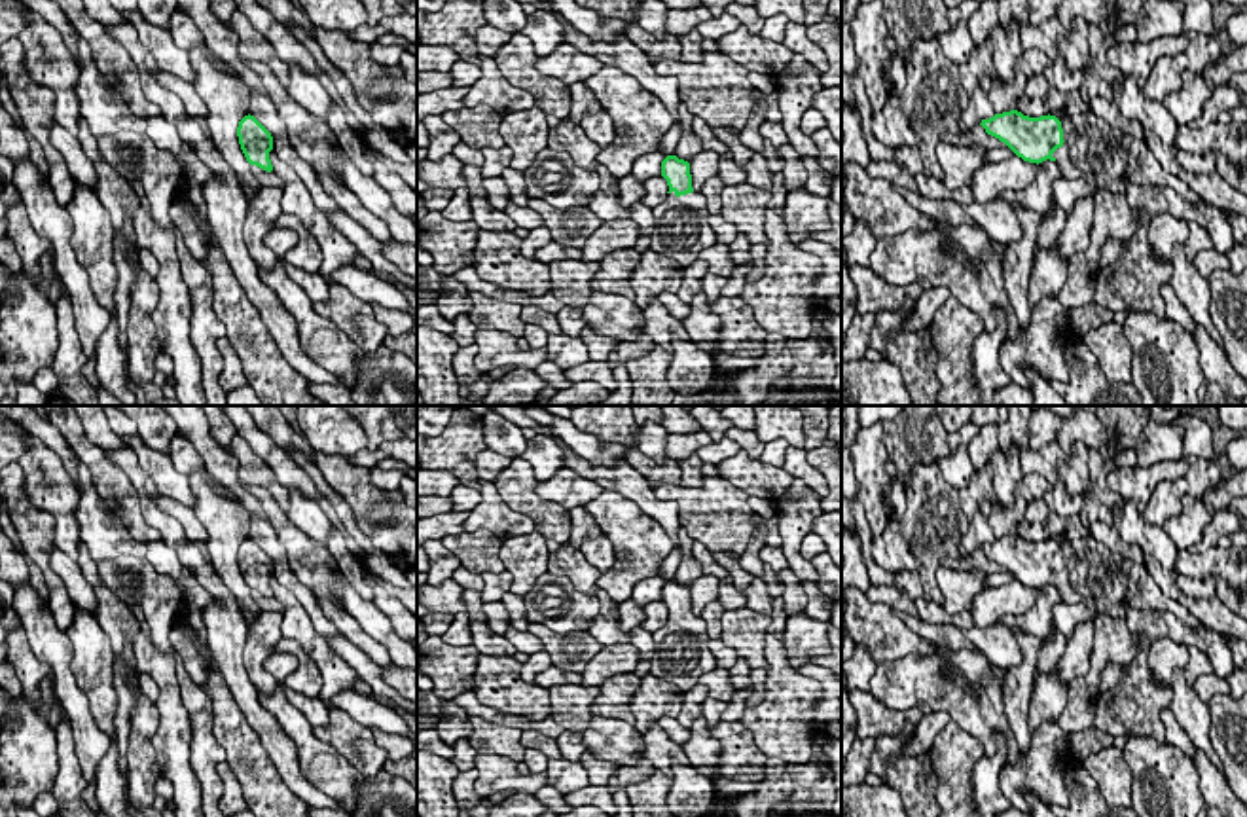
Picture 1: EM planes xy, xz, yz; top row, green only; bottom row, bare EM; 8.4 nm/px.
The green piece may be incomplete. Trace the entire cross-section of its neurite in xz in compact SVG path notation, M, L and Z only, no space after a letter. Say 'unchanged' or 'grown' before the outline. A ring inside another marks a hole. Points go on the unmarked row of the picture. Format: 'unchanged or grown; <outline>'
grown; M677 580L661 586L661 601L667 605L667 624L654 635L650 675L665 679L688 692L697 677L714 671L716 658L709 650L707 624L692 612L690 588Z

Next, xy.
unchanged; M248 538L239 546L237 561L246 586L271 597L273 595L269 584L269 576L273 574L271 557L254 540Z

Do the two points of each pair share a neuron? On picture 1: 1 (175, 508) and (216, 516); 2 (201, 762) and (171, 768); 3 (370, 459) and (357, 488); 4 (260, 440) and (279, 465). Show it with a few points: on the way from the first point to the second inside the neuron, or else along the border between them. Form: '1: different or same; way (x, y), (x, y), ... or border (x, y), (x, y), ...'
1: different; border (192, 508), (207, 533), (207, 543)
2: different; border (190, 719), (190, 768), (203, 797)
3: different; border (347, 457), (368, 469)
4: same; way (264, 446), (277, 459)

